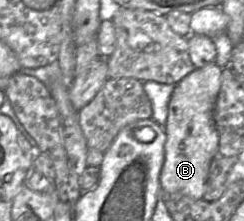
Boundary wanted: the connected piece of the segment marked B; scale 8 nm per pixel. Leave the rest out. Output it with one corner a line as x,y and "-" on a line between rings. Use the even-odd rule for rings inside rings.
215,62
195,68
175,85
168,105
164,163
160,173
161,193
186,195
202,199
209,177
211,161
219,146
219,134
213,119
213,109
222,83
222,67

